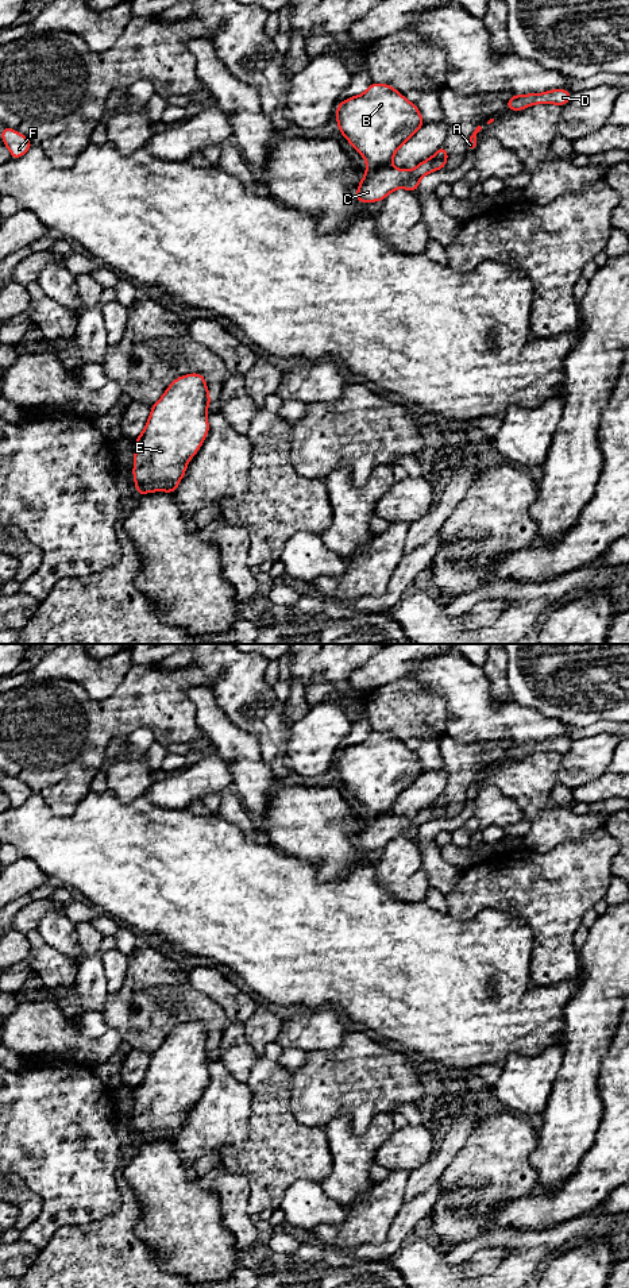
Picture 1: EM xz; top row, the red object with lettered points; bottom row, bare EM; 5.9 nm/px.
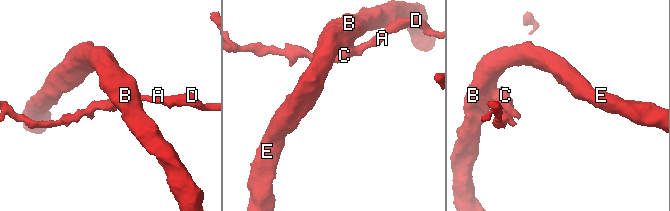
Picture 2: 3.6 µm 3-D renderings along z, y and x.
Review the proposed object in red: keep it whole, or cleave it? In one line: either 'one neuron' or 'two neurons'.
two neurons

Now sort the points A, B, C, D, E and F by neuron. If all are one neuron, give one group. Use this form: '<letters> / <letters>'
A C D F / B E

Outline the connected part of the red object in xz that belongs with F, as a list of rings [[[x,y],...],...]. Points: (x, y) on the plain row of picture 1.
[[[4,774],[1,788],[8,795],[12,807],[23,805],[34,793],[23,782]]]

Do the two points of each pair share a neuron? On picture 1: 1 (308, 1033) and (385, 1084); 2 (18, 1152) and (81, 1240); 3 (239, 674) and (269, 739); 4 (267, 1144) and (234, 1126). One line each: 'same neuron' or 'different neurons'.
1: different neurons
2: different neurons
3: same neuron
4: different neurons

